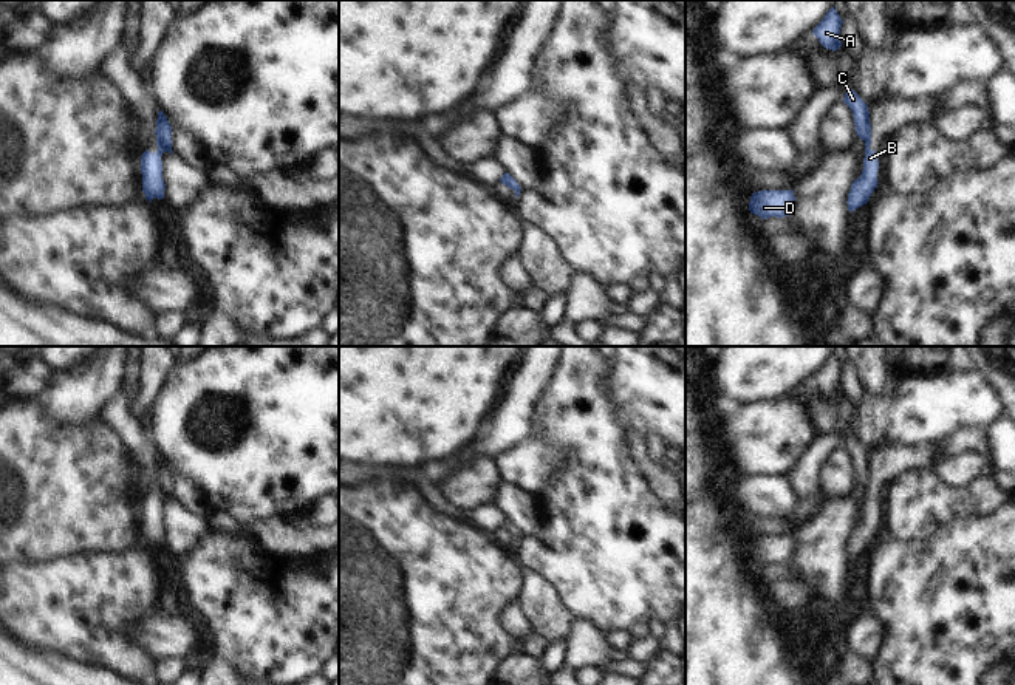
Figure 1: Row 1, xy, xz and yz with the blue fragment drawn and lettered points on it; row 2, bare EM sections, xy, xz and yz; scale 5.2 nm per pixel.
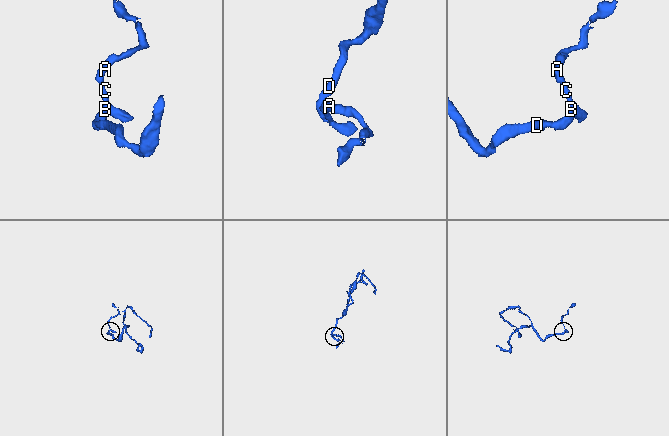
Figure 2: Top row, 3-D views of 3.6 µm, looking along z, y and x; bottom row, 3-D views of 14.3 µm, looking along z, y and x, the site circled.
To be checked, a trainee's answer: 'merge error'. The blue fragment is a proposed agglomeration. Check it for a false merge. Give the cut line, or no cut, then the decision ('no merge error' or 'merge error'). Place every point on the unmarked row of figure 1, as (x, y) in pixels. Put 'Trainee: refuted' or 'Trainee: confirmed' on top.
Trainee: confirmed
cut in xy along (157, 483), (166, 497); merge error

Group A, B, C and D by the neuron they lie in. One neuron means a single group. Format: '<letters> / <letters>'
A C / B D

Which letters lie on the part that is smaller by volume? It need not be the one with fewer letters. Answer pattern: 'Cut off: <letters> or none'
Cut off: A, C

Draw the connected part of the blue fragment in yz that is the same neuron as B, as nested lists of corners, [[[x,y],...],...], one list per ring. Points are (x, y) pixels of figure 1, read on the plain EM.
[[[871,484],[865,489],[865,504],[862,521],[854,526],[848,540],[848,557],[853,558],[868,549],[877,533],[879,507],[874,496],[870,495]]]

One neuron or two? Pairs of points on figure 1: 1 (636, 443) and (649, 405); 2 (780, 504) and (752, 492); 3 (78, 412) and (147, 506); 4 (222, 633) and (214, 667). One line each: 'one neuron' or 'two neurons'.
1: two neurons
2: one neuron
3: two neurons
4: two neurons

